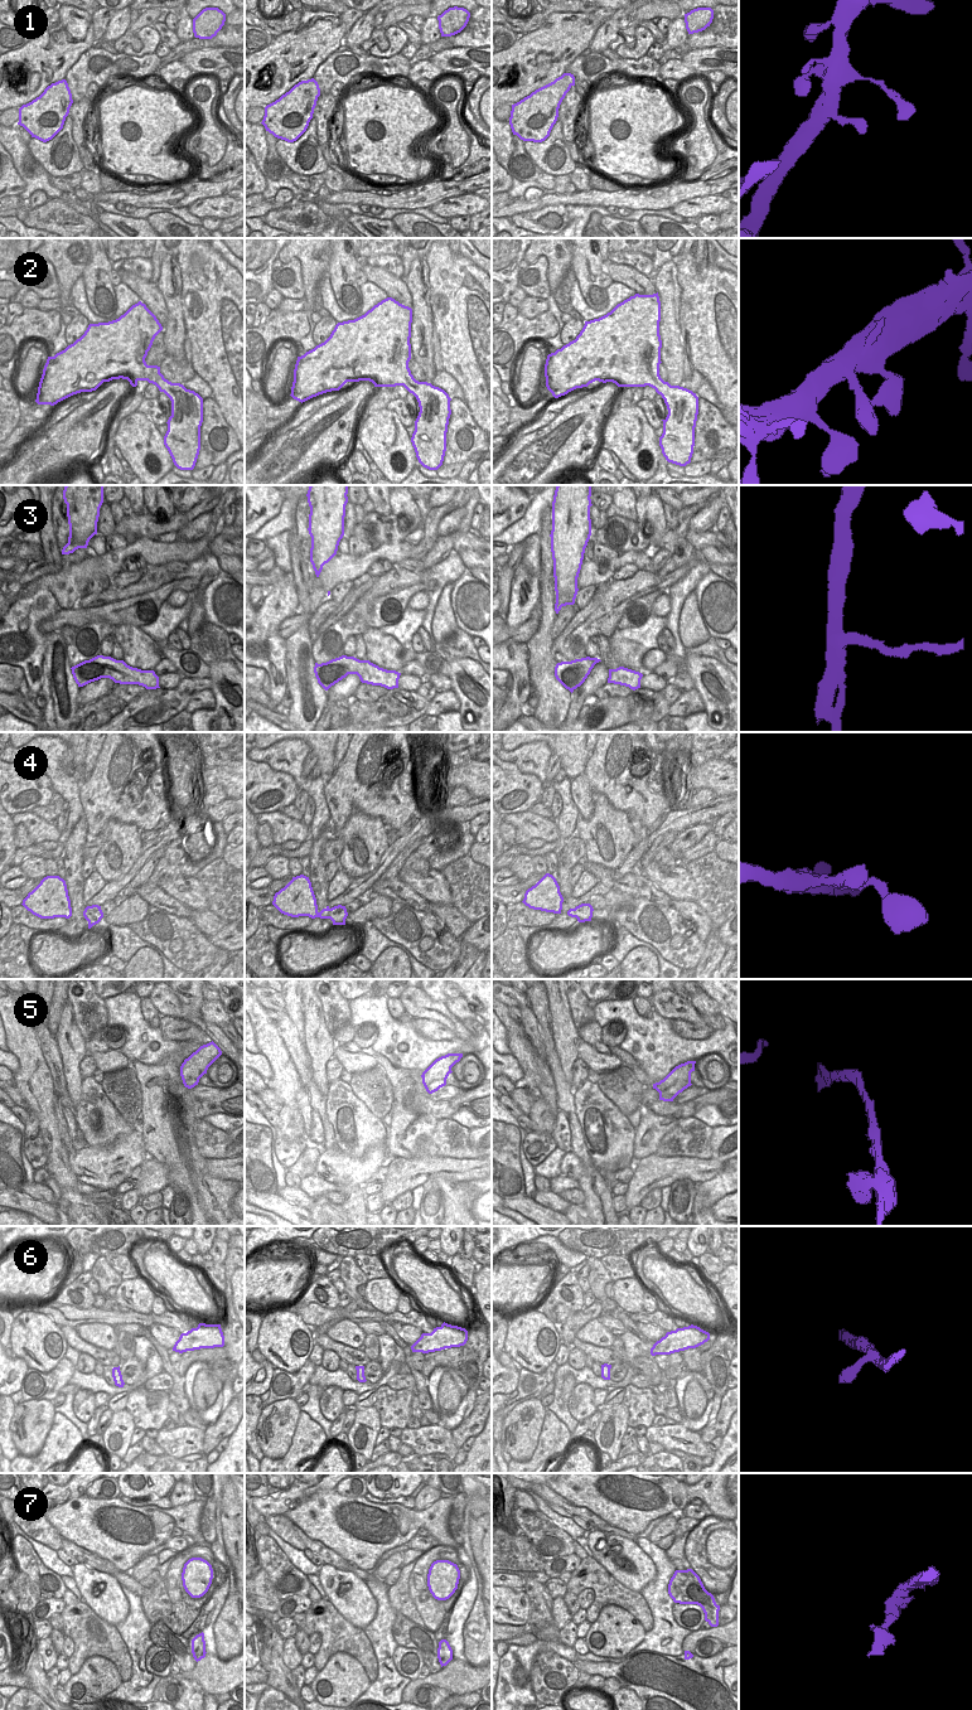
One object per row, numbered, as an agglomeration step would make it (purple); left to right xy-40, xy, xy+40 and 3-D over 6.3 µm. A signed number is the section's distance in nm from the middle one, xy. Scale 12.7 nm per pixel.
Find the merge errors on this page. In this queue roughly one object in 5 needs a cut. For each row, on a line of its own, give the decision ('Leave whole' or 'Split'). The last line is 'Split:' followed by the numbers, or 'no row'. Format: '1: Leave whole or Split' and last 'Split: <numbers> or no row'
1: Leave whole
2: Leave whole
3: Split
4: Leave whole
5: Leave whole
6: Leave whole
7: Split
Split: 3, 7

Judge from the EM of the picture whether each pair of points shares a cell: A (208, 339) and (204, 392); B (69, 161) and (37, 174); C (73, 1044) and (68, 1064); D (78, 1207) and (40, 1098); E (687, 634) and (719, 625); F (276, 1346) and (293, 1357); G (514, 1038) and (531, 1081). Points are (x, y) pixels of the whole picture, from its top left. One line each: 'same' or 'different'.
A: different
B: different
C: same
D: same
E: different
F: same
G: same

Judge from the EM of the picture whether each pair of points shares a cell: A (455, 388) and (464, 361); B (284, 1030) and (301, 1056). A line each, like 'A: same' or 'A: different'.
A: different
B: same

